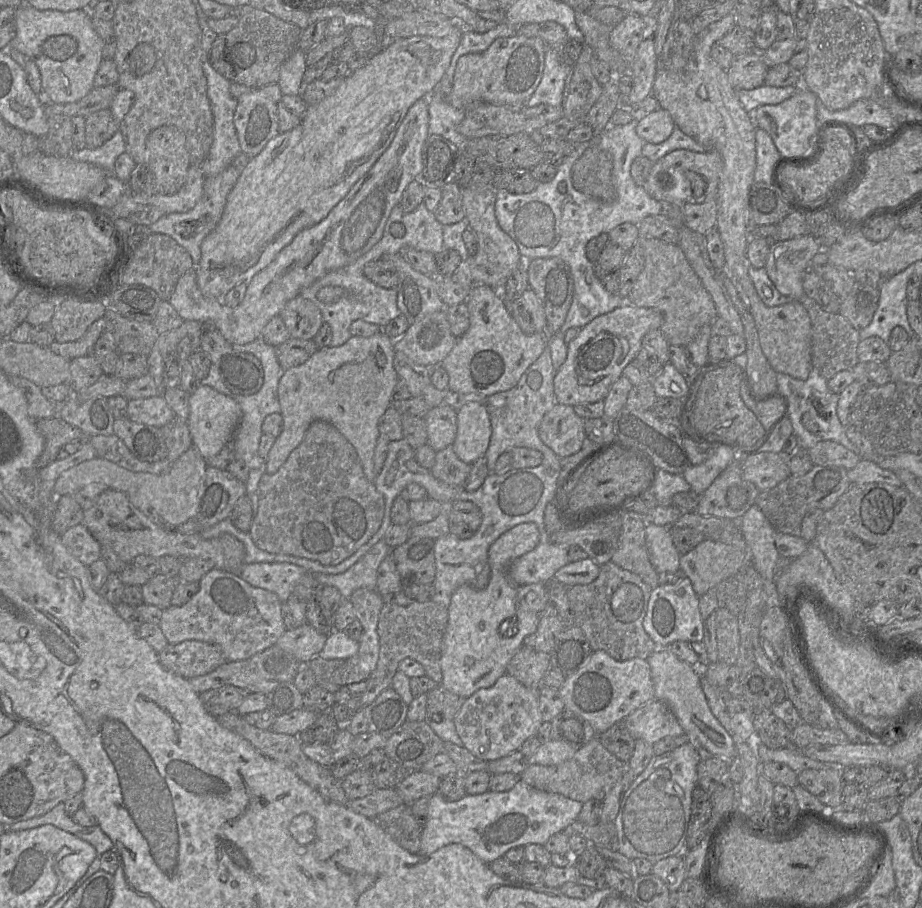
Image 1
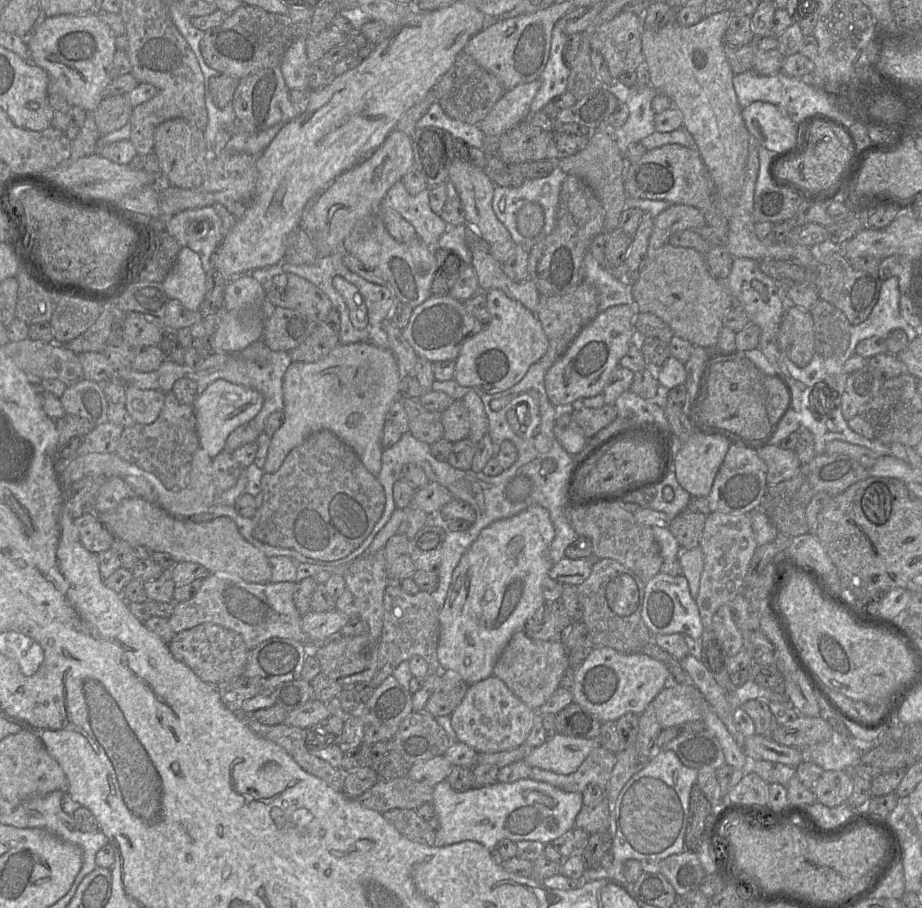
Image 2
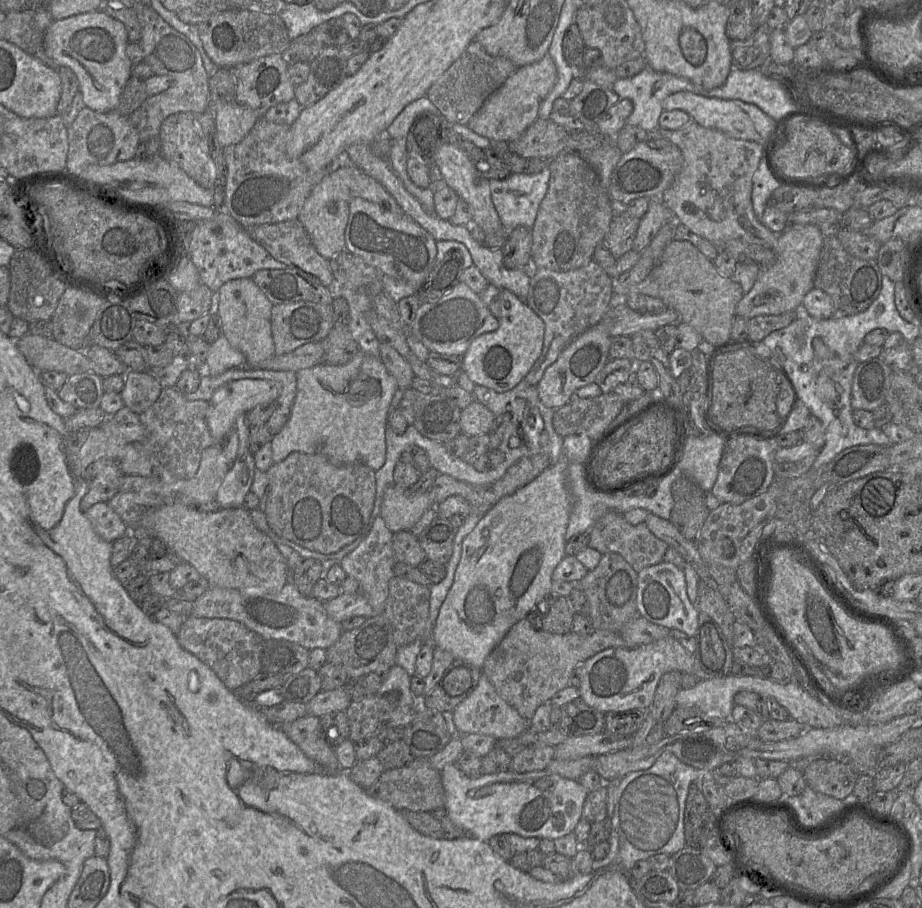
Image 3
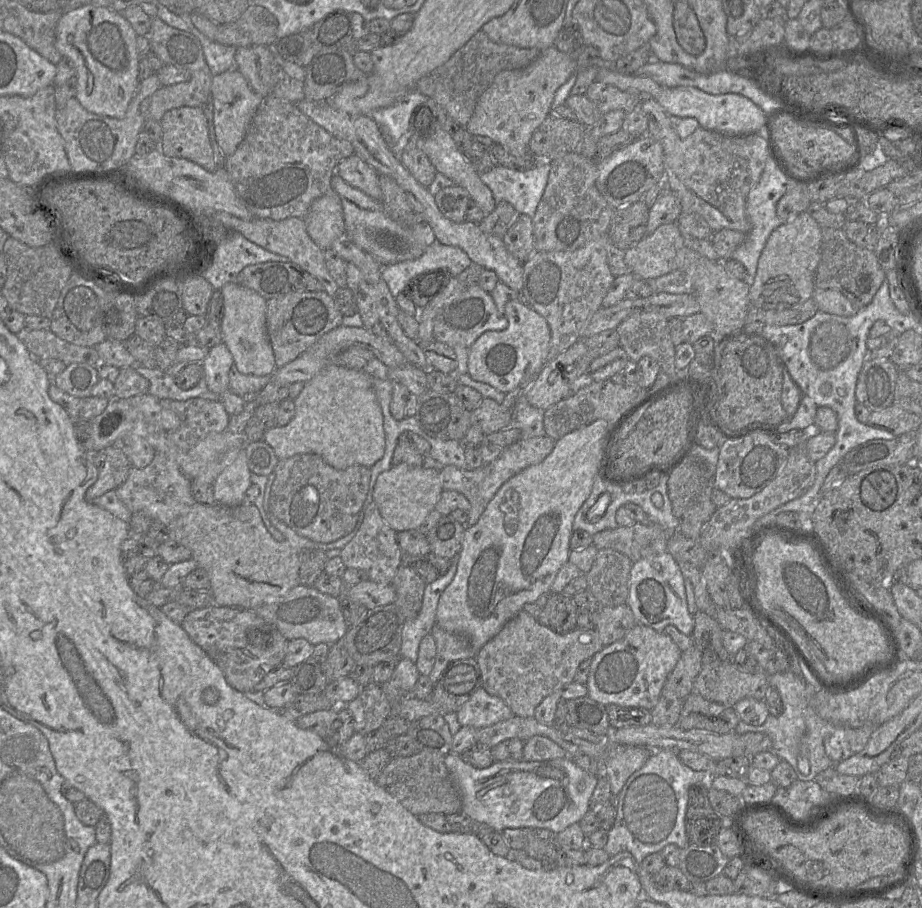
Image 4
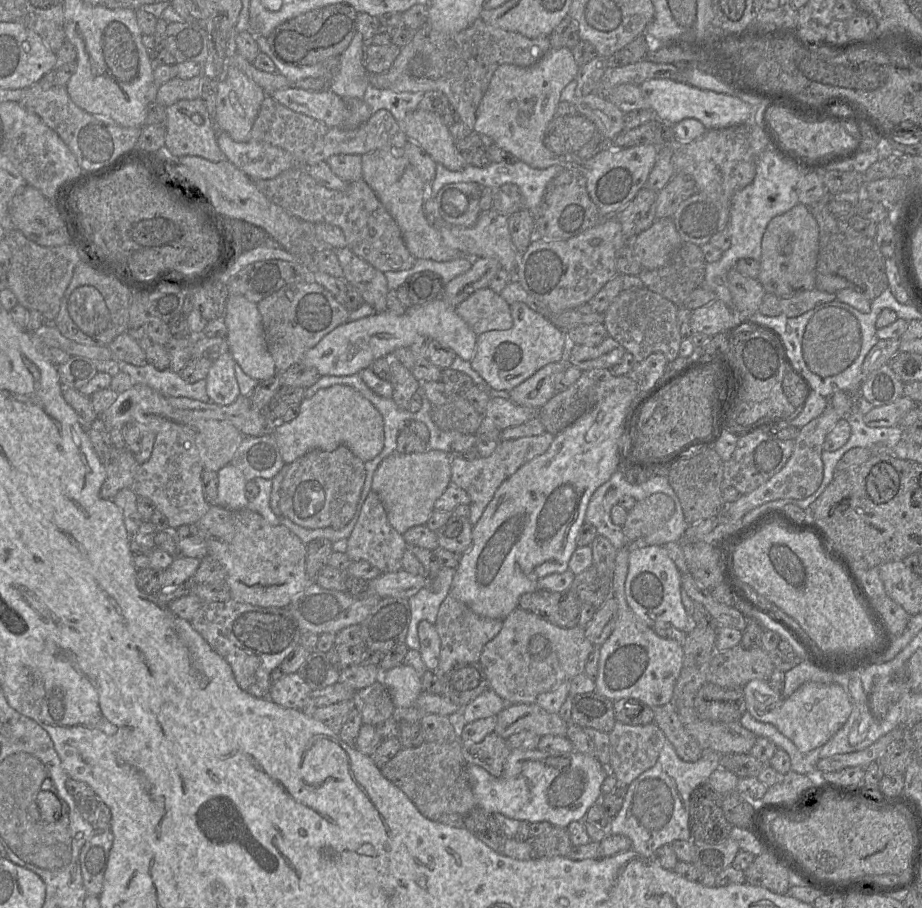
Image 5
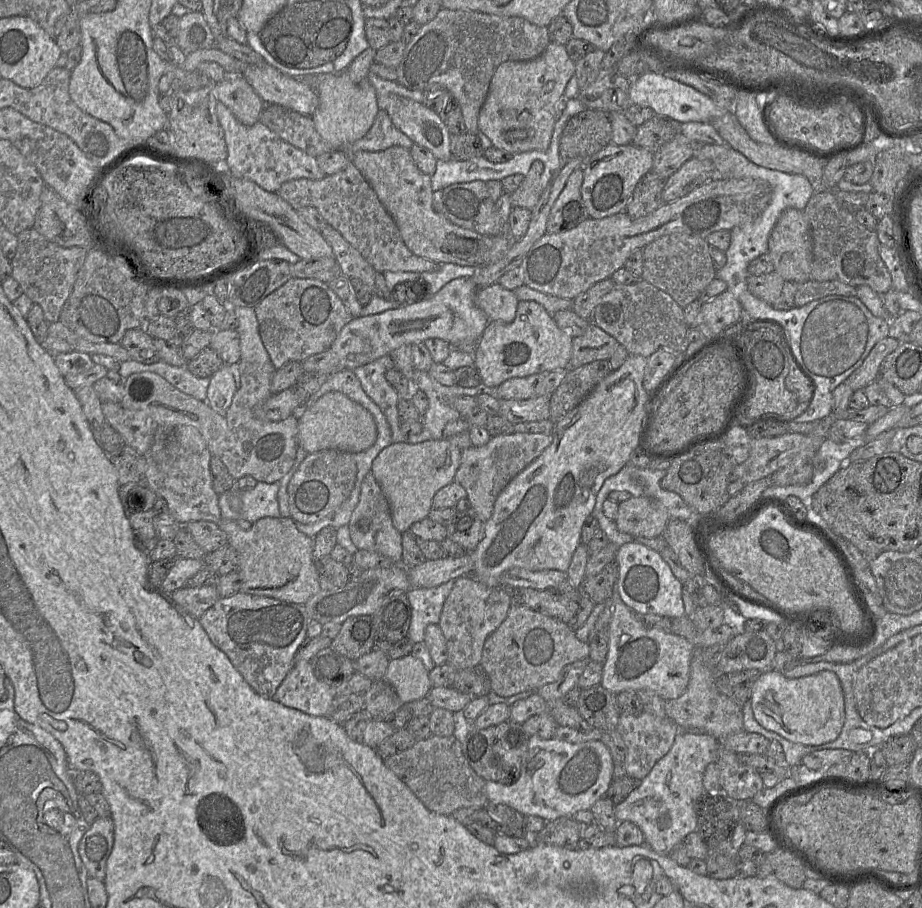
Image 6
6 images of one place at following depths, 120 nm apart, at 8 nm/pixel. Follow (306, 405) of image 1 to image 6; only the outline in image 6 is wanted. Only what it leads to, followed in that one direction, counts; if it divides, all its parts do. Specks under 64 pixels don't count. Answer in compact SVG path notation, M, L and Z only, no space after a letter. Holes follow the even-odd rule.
M338 391L320 397L298 419L298 445L308 454L326 449L359 453L368 450L377 439L377 426L372 414Z

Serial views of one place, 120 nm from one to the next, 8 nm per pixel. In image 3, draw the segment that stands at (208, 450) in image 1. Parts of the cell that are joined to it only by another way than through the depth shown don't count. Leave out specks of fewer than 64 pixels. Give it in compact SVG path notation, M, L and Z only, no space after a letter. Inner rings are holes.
M242 379L227 382L217 388L209 400L206 422L211 436L219 443L234 429L236 418L257 405L275 402L280 394L278 385L269 380Z

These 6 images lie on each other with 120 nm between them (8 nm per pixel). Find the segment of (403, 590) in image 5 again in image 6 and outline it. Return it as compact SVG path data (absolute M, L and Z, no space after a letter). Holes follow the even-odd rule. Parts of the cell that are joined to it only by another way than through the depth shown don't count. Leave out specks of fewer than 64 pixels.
M470 553L459 558L443 557L426 560L424 563L407 570L411 589L434 588L461 576L472 575L473 561Z

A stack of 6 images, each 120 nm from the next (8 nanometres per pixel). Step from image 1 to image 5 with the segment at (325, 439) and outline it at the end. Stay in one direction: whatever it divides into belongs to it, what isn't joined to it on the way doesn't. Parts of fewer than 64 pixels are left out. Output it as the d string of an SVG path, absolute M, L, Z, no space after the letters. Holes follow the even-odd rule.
M347 447L331 452L311 450L290 464L280 485L279 508L285 518L301 527L341 529L355 514L365 479L364 462Z

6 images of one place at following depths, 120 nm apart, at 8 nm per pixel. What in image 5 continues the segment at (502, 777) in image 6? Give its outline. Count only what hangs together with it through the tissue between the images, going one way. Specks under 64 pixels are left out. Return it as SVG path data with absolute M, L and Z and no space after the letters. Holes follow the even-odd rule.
M495 732L488 734L480 742L462 745L462 755L466 764L480 766L495 777L502 775L510 753L511 749L506 739Z

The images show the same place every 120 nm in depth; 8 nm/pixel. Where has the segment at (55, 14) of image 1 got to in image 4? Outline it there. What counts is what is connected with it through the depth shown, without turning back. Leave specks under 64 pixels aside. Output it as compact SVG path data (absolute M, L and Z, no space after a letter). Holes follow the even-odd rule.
M84 5L62 15L56 27L55 46L74 63L77 85L75 98L89 112L123 118L138 86L140 57L137 34L120 12Z

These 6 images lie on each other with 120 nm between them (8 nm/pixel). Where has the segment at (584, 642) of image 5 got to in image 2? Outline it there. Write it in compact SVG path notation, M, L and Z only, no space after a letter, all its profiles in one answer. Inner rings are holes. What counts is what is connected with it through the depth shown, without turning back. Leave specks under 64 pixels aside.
M519 630L499 656L492 675L501 679L529 708L537 711L560 686L567 668L569 662L562 641L533 640L524 630Z

